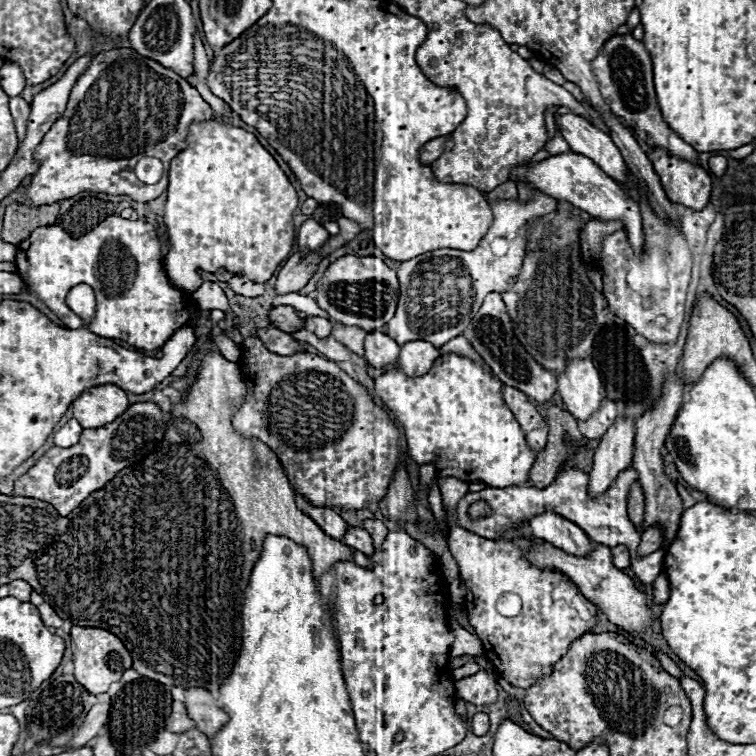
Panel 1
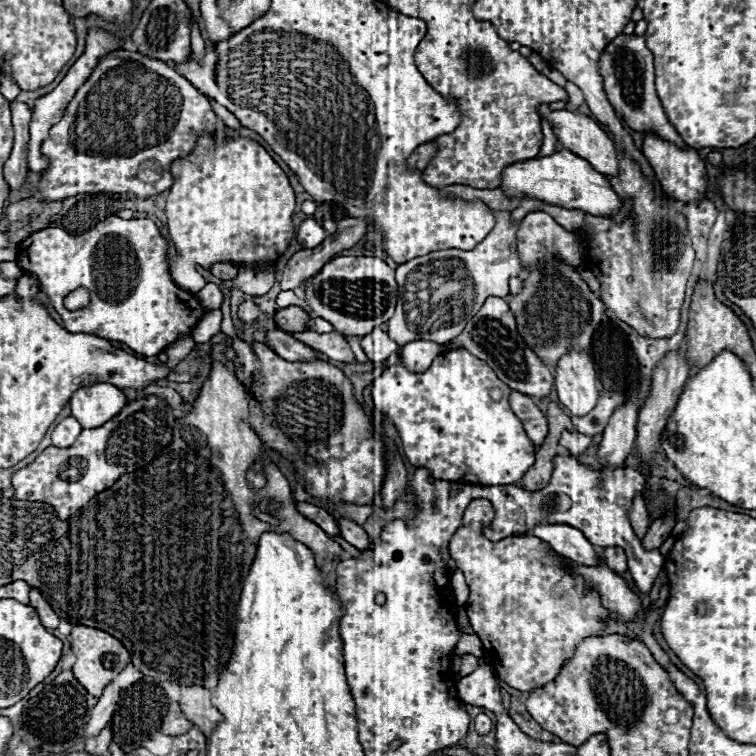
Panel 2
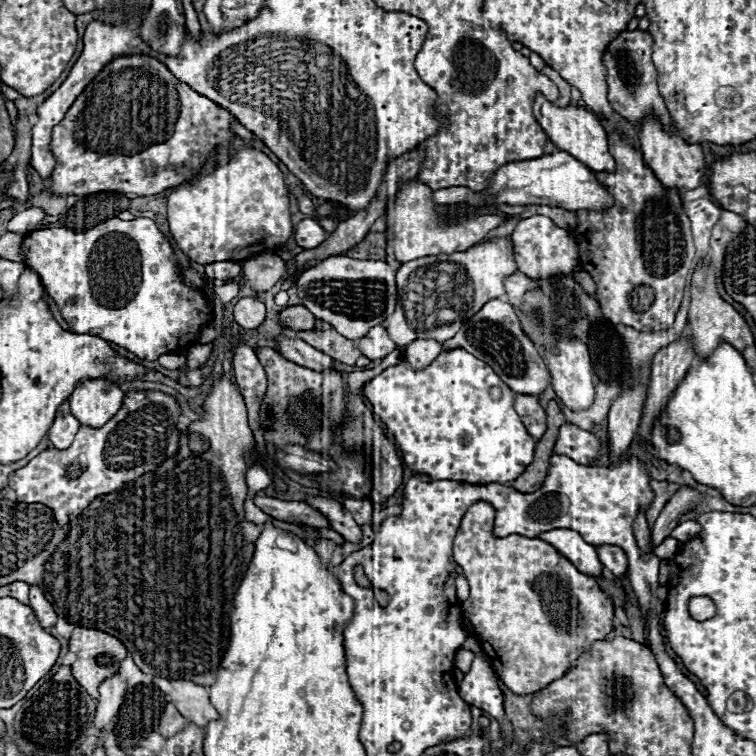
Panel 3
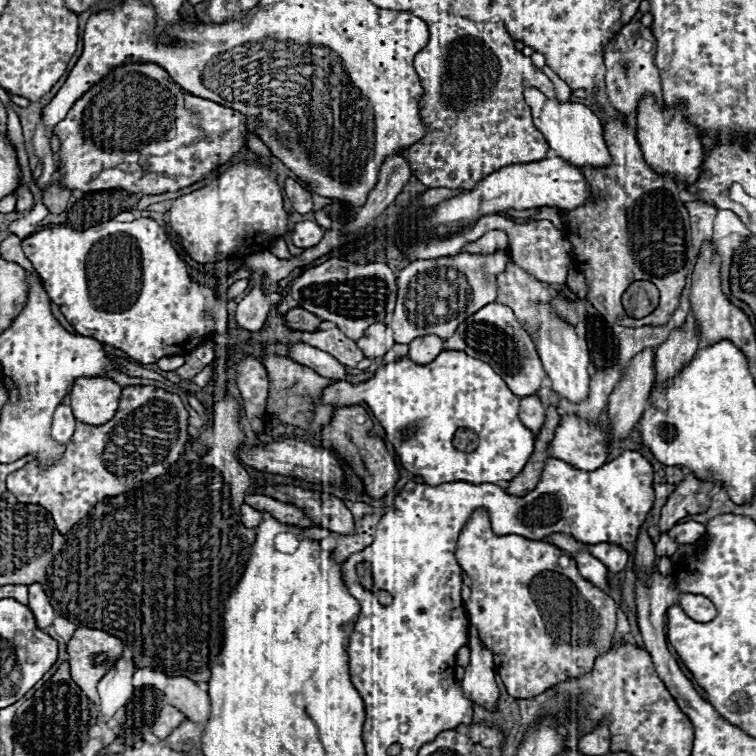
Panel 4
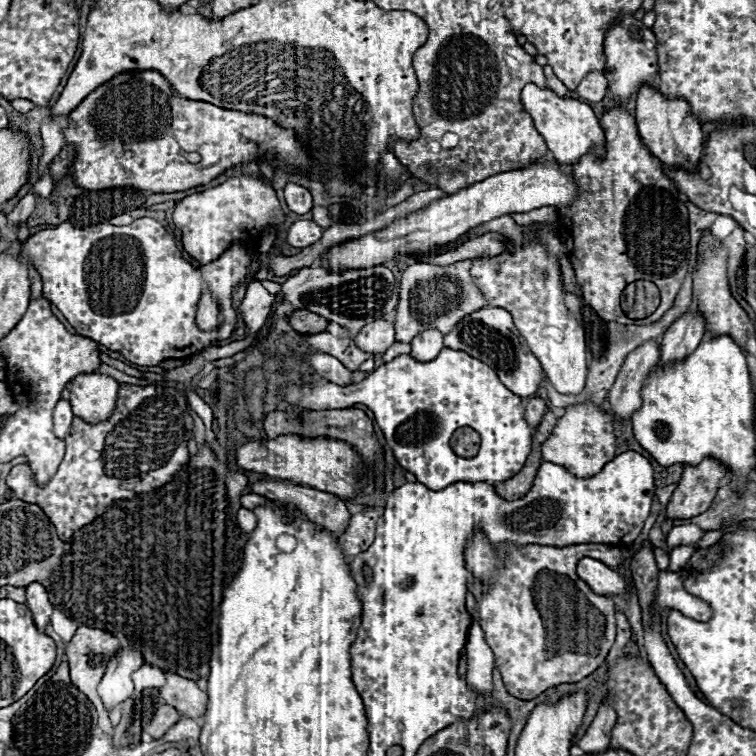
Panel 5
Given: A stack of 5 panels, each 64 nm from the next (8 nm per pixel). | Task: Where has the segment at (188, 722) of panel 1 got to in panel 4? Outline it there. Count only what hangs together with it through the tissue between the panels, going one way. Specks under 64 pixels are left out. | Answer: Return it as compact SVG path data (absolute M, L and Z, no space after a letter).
M164 706L160 712L158 712L158 718L152 726L152 732L158 736L158 738L166 738L172 730L176 730L176 726L180 726L182 722L186 720L184 714L180 714L174 706Z

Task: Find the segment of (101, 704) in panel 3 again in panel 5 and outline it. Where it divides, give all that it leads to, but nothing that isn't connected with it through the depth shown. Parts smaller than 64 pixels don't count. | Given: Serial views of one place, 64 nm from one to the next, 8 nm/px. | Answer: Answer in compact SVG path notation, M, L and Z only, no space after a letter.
M130 646L128 650L118 652L108 668L106 674L102 678L102 682L98 684L98 694L102 696L104 708L110 712L114 706L122 704L126 698L132 696L134 684L132 684L132 674L144 664L140 650L136 650L136 646Z

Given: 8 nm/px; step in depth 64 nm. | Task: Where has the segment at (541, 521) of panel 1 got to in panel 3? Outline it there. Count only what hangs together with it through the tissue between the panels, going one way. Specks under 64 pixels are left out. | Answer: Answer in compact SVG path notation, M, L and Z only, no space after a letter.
M556 528L538 534L540 540L552 544L564 558L568 558L582 574L598 578L602 574L602 564L598 560L598 552L592 544L584 542L580 534L568 528Z

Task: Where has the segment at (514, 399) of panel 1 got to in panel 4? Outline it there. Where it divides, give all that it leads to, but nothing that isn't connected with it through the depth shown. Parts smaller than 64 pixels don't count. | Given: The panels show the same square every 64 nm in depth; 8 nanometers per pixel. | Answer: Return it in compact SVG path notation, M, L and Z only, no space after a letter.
M526 396L520 400L520 420L532 434L538 434L542 430L544 418L546 418L546 408L542 406L538 396Z

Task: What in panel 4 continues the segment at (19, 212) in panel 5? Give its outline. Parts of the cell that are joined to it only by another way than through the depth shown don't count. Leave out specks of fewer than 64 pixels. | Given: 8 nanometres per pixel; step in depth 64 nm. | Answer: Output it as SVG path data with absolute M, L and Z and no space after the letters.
M24 182L18 184L18 188L12 192L16 198L18 198L18 204L16 204L16 212L28 212L32 208L32 194L30 190L24 186Z

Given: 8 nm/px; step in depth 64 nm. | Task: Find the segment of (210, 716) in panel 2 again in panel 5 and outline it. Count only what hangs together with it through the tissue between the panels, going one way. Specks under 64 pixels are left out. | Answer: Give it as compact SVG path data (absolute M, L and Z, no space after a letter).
M166 674L166 684L160 688L160 696L166 700L166 704L174 706L188 718L200 718L206 712L206 692L202 692L194 680L182 678L178 674Z

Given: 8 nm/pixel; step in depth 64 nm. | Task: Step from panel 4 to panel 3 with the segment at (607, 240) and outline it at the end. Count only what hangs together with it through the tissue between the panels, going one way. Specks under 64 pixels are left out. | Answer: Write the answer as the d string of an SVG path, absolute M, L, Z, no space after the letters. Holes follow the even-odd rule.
M614 132L610 136L610 150L616 160L616 170L612 174L608 172L598 172L596 178L600 184L614 196L612 208L602 210L602 212L592 212L592 210L578 210L578 226L572 230L578 246L580 246L580 268L590 272L594 278L598 292L594 294L596 300L600 302L602 314L614 322L614 324L626 324L636 330L668 330L674 326L676 312L682 302L684 286L686 286L686 276L694 260L694 242L692 242L692 232L690 232L690 222L688 216L682 210L682 198L678 196L676 190L664 190L664 186L656 180L652 170L644 164L642 154L628 144L628 140ZM636 286L650 286L654 290L654 302L646 312L634 312L632 306L628 306L628 294Z

